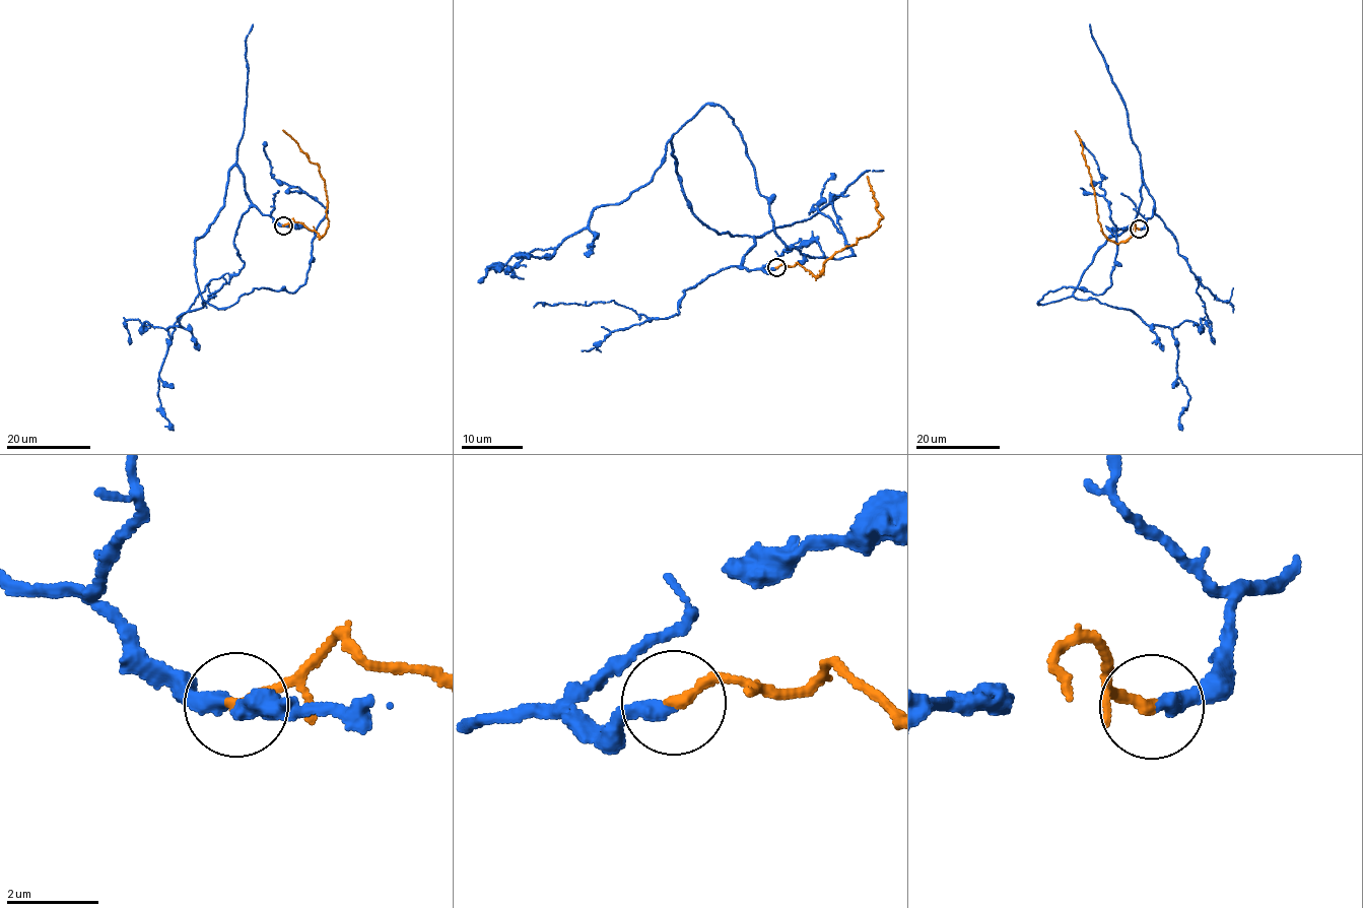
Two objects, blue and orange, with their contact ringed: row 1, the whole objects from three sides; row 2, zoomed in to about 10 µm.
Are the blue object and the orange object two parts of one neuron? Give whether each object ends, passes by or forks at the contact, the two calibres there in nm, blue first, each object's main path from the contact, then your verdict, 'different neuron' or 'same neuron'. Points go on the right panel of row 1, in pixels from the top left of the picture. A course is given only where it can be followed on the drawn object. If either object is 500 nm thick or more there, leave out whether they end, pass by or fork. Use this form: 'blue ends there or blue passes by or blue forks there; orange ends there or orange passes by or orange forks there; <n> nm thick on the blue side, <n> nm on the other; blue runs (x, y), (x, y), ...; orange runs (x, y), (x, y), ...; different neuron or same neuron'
blue ends there; orange ends there; 360 nm thick on the blue side, 260 nm on the other; blue runs (1140, 229), (1154, 205), (1141, 167), (1132, 223), (1075, 292), (1036, 304), (1111, 284), (1115, 228), (1080, 142); orange runs (1140, 229), (1133, 222), (1130, 225), (1131, 237), (1117, 243), (1105, 236), (1097, 219), (1089, 169), (1076, 130); same neuron

